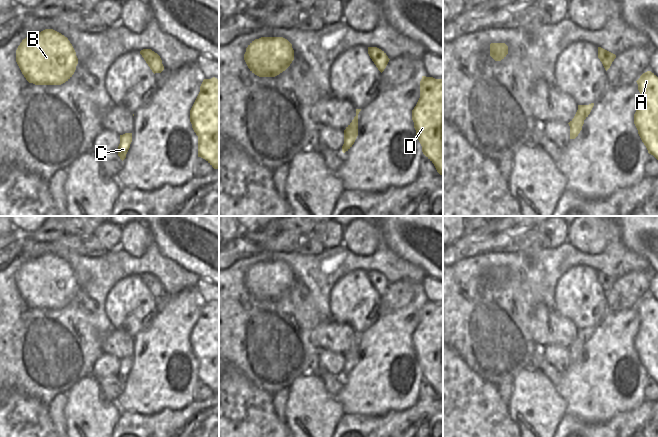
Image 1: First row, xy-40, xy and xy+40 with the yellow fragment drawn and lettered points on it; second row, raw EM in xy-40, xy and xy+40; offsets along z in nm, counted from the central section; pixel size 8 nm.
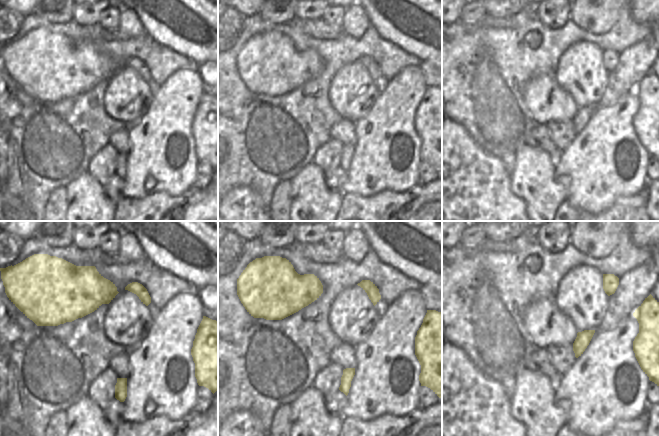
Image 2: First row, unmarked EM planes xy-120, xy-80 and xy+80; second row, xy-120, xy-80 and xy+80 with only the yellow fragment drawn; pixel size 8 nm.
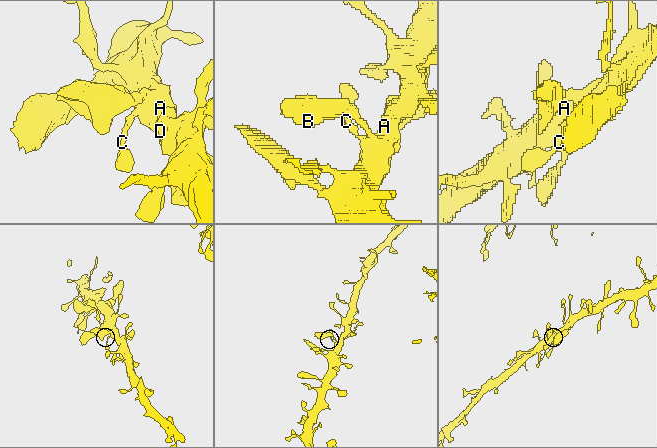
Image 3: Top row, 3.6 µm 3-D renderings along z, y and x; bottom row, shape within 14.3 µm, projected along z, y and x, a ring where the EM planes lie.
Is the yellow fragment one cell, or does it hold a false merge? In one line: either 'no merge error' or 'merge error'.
no merge error

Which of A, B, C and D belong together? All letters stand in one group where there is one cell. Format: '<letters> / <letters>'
A B C D

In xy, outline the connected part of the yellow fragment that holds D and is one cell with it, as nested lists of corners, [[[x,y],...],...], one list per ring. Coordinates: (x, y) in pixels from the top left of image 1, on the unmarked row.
[[[422,300],[420,322],[412,334],[412,344],[423,378],[434,388],[437,396],[443,401],[443,303]]]

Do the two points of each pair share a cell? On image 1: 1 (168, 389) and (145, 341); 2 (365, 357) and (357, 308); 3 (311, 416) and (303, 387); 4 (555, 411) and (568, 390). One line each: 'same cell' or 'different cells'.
1: same cell
2: different cells
3: same cell
4: different cells

